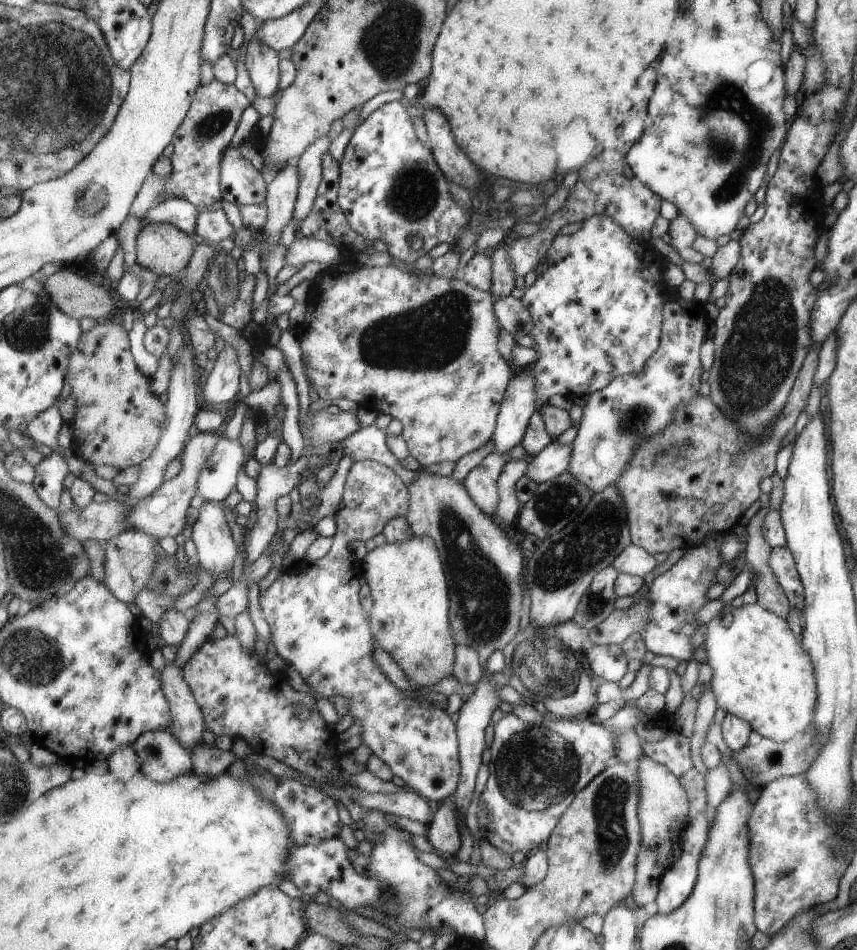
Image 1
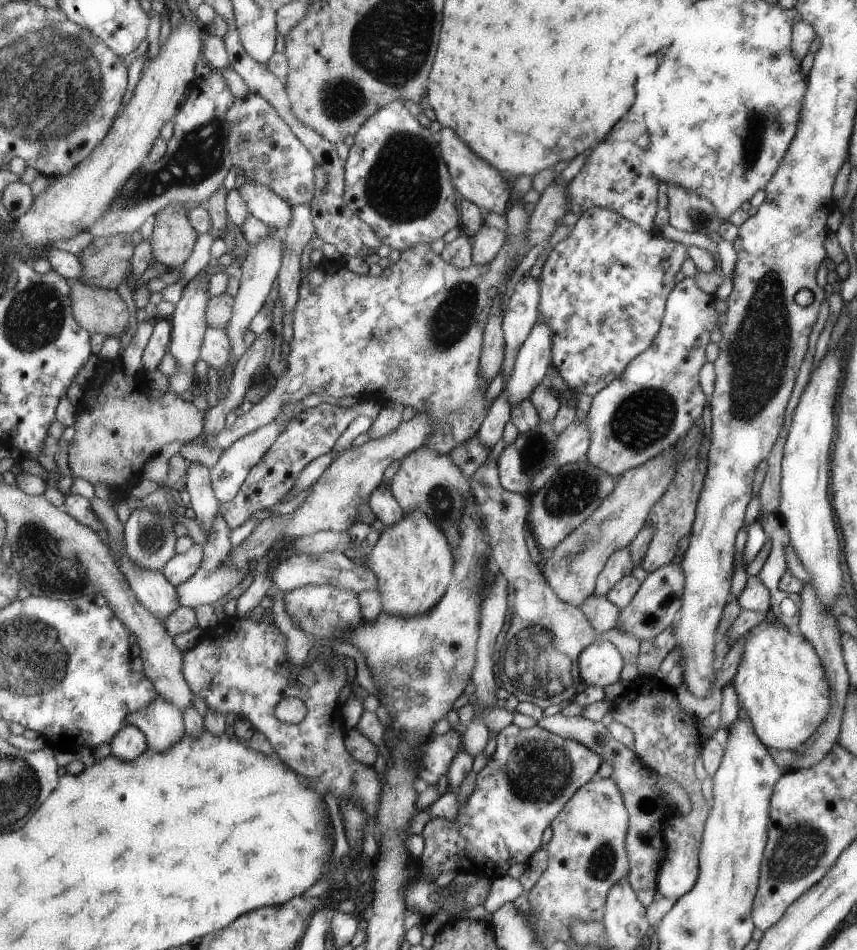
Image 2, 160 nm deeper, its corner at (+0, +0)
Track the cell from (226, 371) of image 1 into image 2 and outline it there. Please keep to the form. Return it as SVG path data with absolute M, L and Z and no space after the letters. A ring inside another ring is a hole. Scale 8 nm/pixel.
M270 227L270 236L263 239L261 243L249 248L247 254L238 274L240 276L240 285L238 293L236 294L234 304L234 316L231 319L230 326L226 331L232 338L232 358L230 359L230 367L235 372L238 360L245 354L248 346L245 345L245 332L249 330L249 324L255 315L261 311L261 306L265 304L265 300L269 298L269 292L273 290L273 286L277 285L277 278L281 272L282 258L285 252L284 233L281 229Z

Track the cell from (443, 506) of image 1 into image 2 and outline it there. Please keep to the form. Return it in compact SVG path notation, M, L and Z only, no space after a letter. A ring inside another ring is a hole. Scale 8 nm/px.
M423 445L402 458L402 465L392 478L392 491L405 512L421 509L427 516L442 528L458 560L458 540L461 538L460 524L466 513L464 506L467 499L473 499L471 481L462 468L452 459L449 453L438 453L431 447Z

